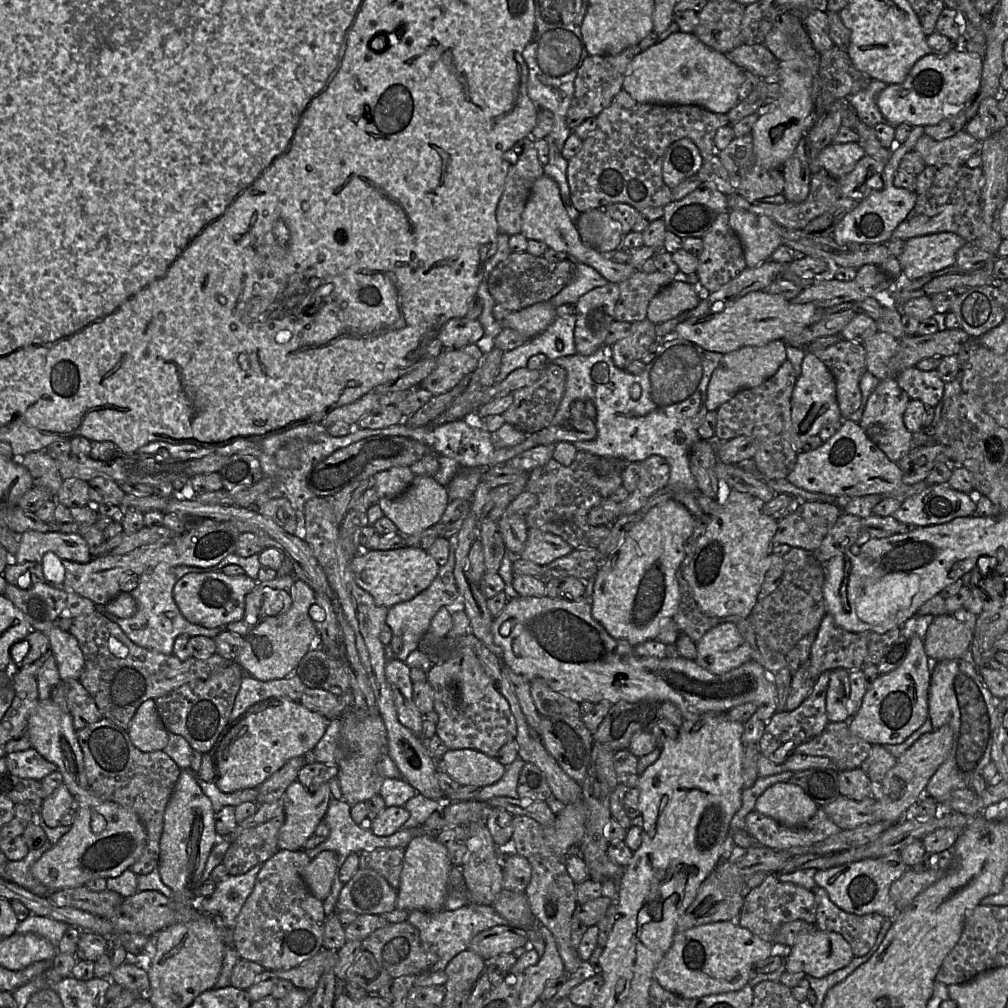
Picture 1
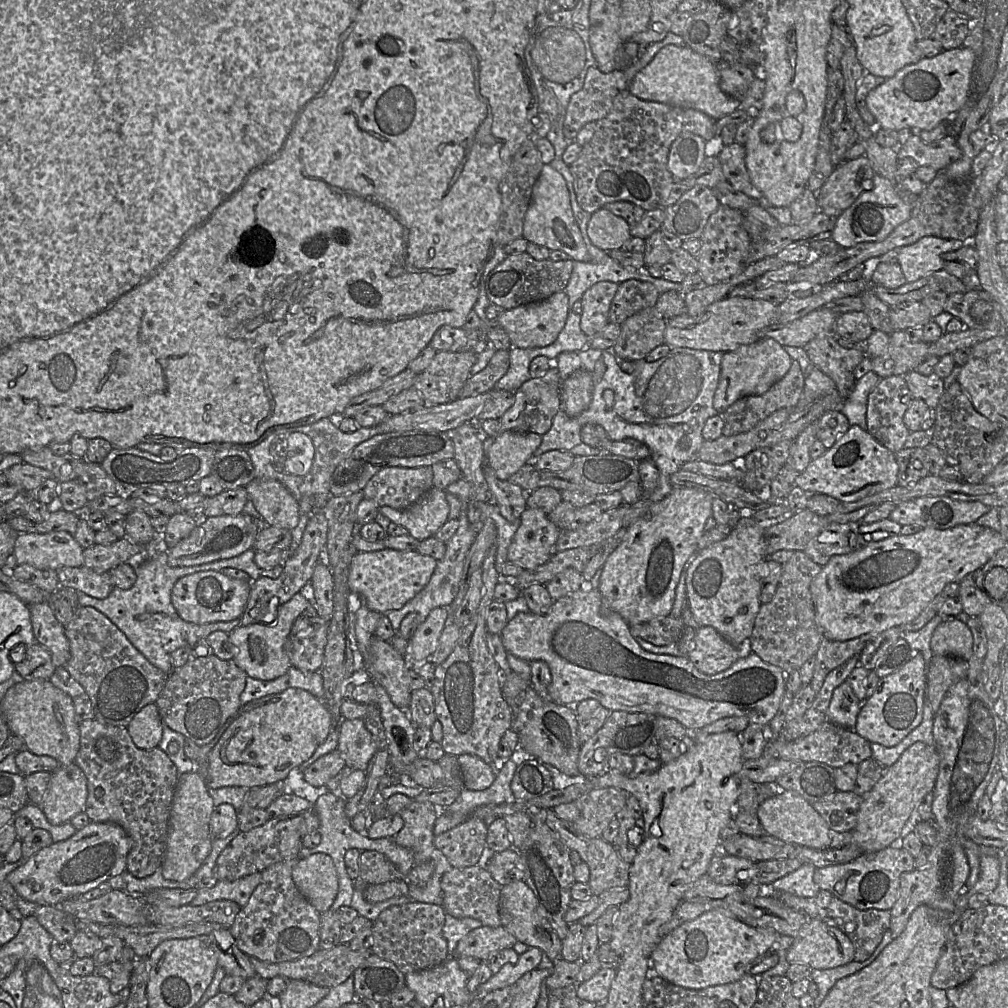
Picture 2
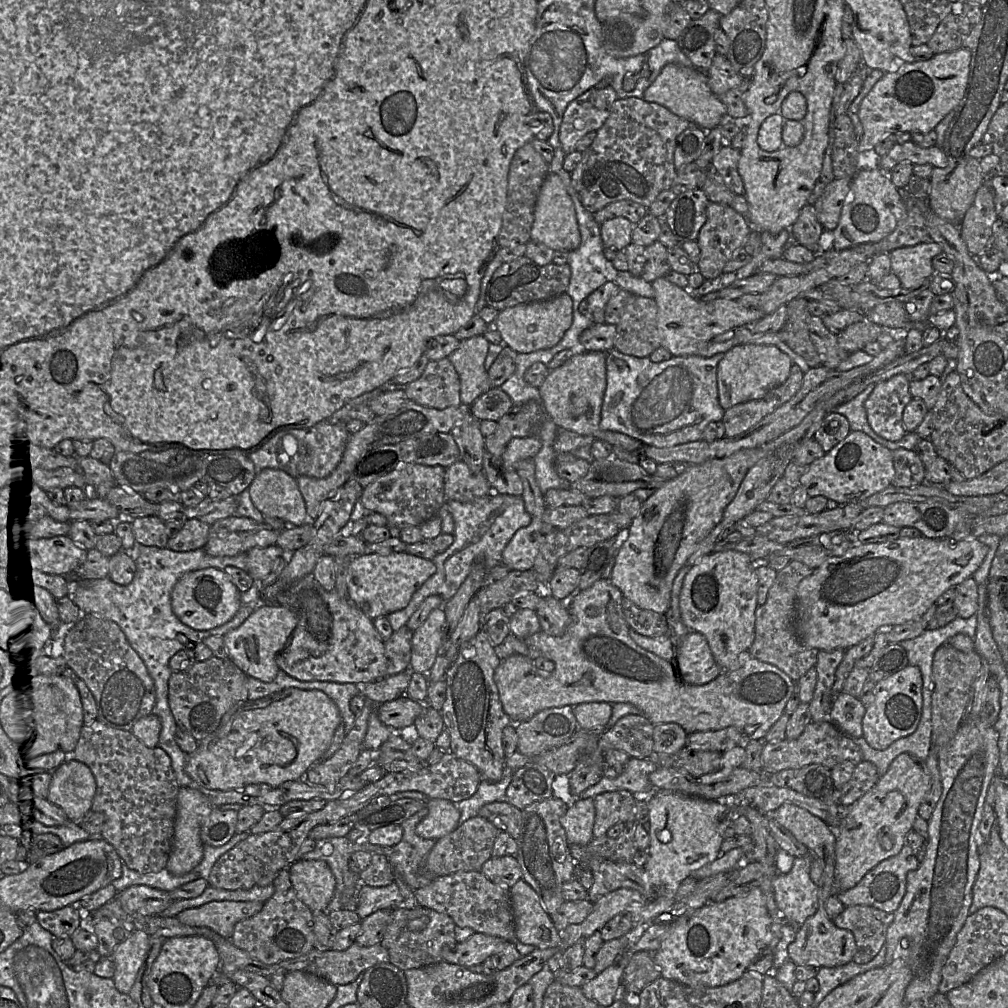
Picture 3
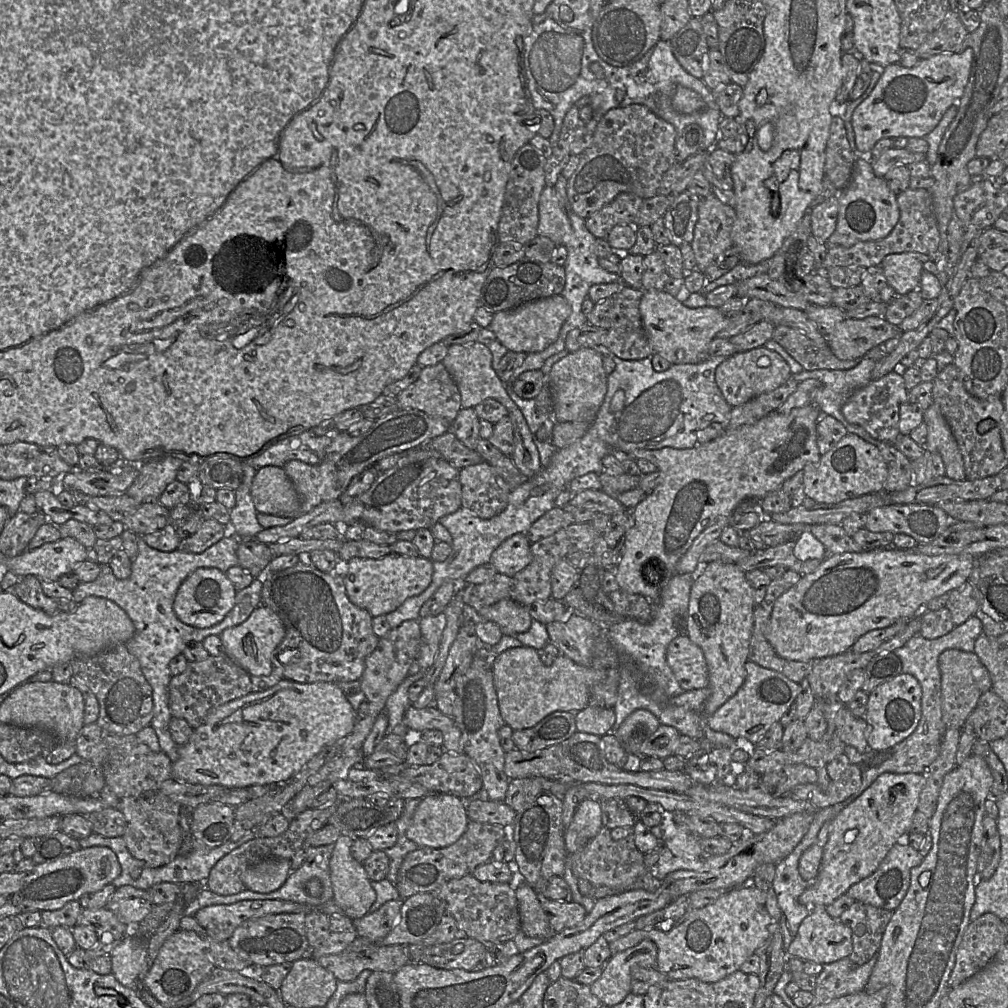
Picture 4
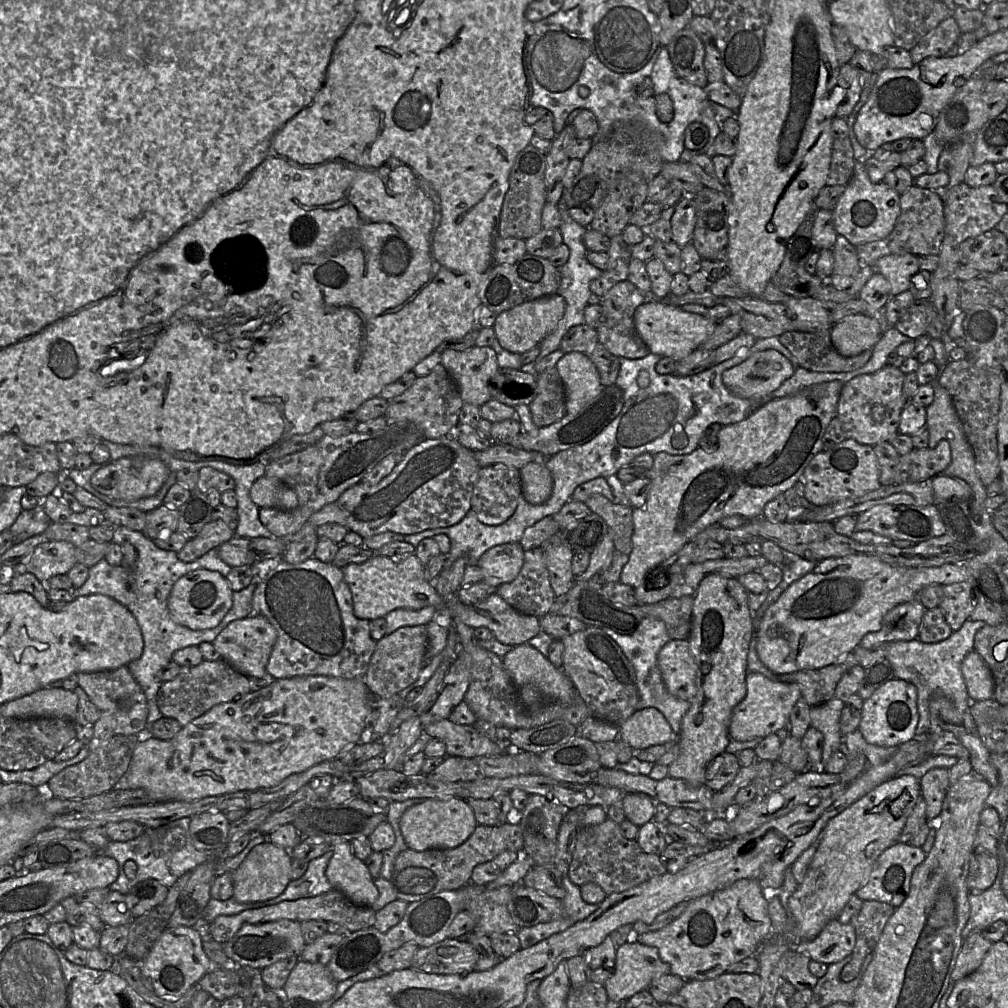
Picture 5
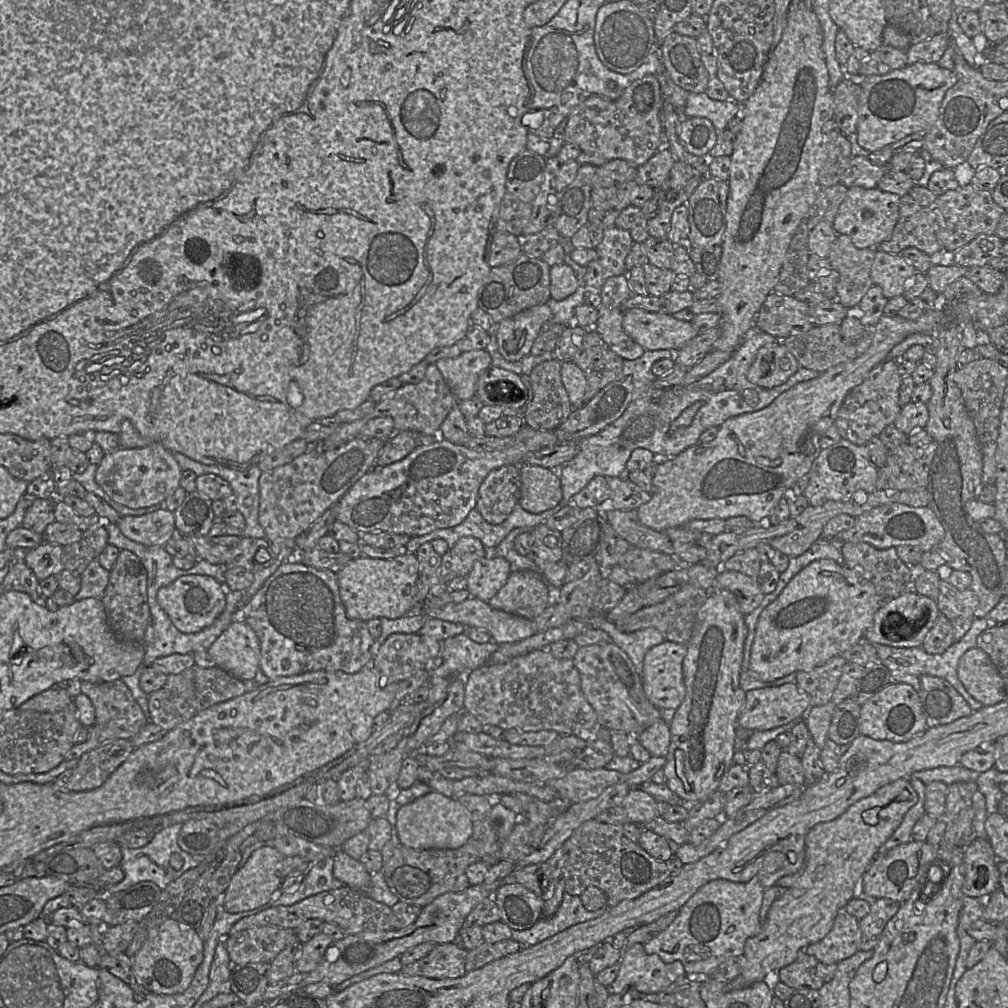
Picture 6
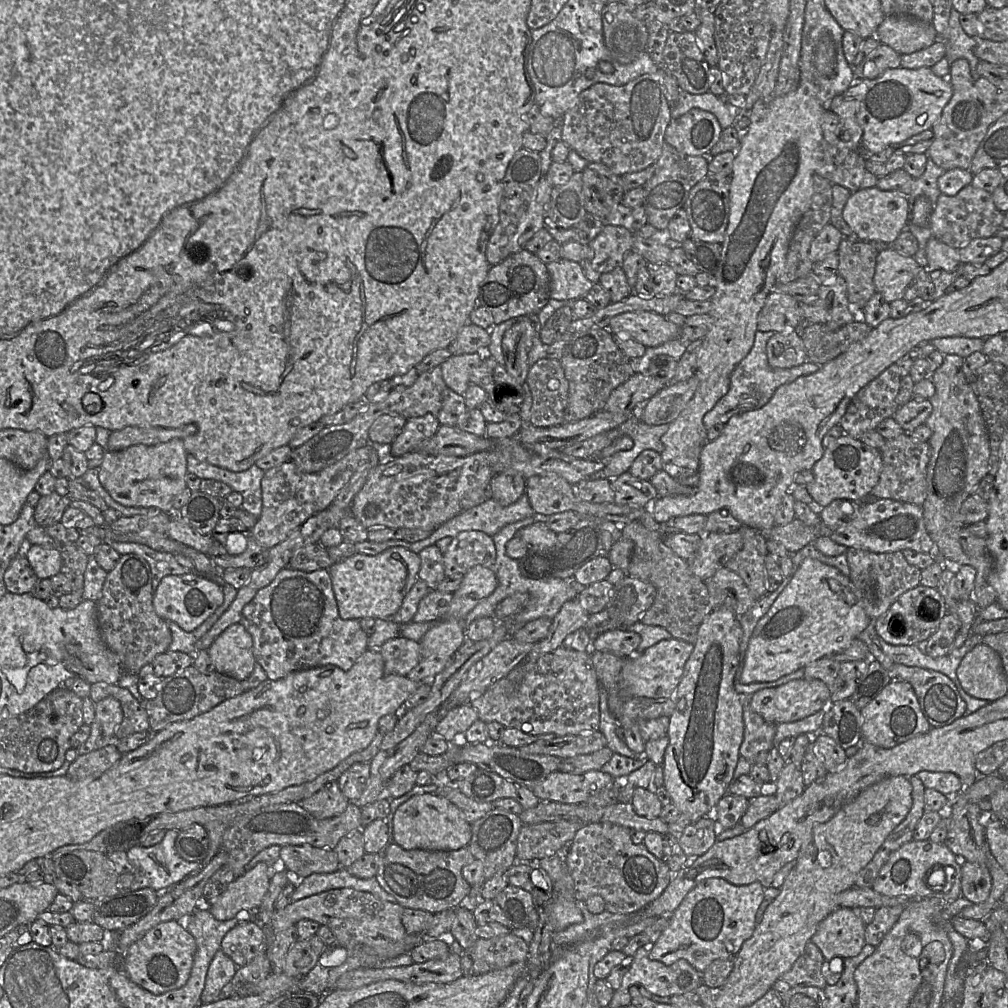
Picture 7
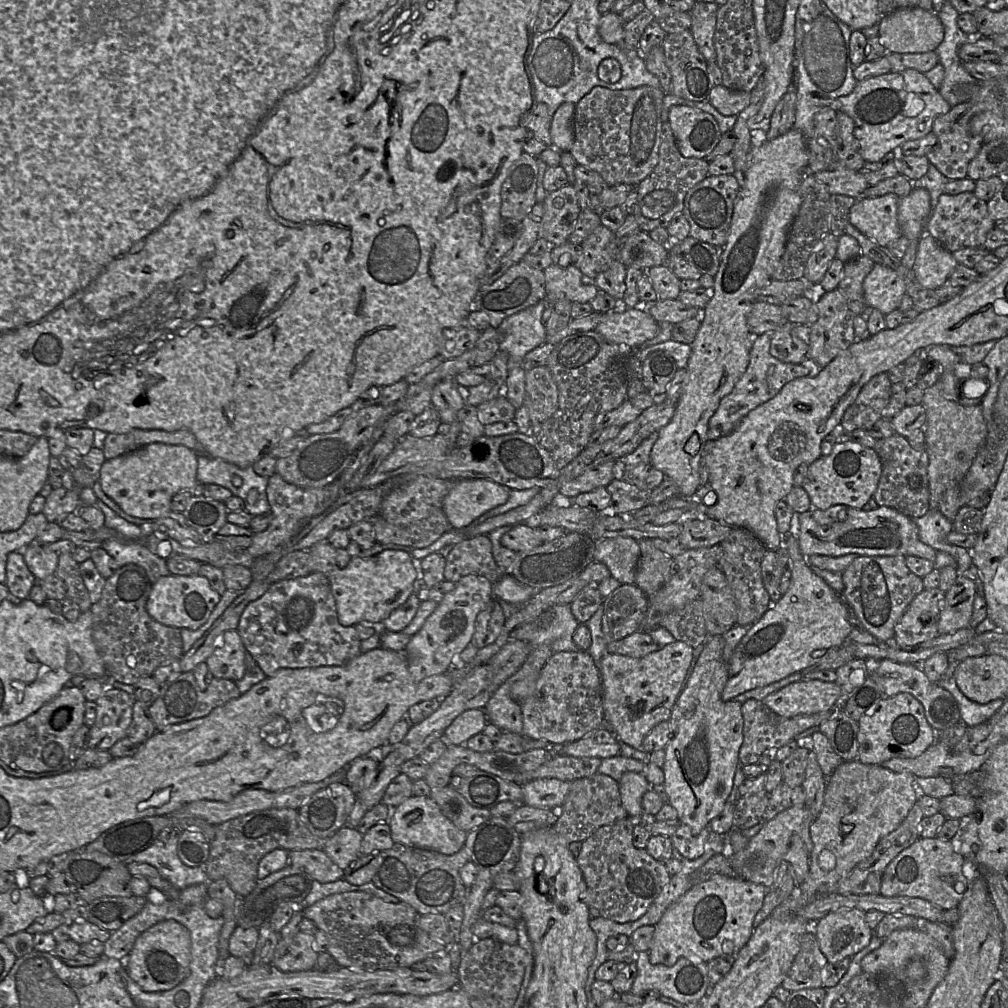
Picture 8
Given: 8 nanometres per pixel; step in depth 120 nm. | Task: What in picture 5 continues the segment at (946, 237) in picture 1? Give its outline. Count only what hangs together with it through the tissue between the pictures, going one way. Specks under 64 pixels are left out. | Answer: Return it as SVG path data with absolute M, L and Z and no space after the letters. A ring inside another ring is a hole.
M913 254L885 255L874 265L874 270L890 283L892 296L909 290L911 277L919 269L918 256Z

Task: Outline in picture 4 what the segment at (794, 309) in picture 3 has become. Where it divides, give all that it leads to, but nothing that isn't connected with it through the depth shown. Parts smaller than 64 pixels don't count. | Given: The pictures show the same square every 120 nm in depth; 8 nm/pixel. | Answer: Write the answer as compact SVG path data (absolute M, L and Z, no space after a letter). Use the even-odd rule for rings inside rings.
M788 326L775 327L772 339L808 371L848 370L861 360L841 360L833 354L828 343L816 343L800 330Z

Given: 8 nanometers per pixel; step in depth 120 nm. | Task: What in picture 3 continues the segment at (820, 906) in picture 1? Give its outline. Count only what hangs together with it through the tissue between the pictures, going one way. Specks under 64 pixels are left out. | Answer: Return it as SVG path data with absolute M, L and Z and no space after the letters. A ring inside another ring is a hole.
M848 906L833 920L834 924L853 933L857 952L853 962L866 964L880 951L886 942L889 925L894 914L883 910L865 906Z

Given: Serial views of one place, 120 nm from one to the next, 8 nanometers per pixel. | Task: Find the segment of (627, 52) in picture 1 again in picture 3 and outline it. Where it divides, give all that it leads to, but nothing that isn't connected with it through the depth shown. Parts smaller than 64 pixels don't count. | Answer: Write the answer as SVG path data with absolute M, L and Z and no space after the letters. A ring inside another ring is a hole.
M611 86L604 88L592 87L568 104L559 131L559 140L565 154L576 150L576 143L585 134L596 132L603 125L617 99L617 94Z

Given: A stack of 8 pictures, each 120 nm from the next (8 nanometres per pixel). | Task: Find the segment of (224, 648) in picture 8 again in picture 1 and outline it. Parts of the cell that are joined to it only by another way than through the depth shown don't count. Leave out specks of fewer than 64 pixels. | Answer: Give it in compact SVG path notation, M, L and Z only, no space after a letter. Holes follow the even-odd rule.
M296 579L289 595L291 605L287 611L265 618L244 637L244 645L235 661L245 675L261 681L288 677L308 651L322 648L319 633L308 614L309 608L317 604L315 592L307 583Z

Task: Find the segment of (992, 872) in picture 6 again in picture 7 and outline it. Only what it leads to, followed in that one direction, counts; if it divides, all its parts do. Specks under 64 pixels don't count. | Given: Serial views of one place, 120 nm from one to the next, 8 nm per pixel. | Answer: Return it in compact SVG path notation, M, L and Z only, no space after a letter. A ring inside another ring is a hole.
M965 861L961 865L962 897L973 904L987 900L992 888L992 877L985 865Z

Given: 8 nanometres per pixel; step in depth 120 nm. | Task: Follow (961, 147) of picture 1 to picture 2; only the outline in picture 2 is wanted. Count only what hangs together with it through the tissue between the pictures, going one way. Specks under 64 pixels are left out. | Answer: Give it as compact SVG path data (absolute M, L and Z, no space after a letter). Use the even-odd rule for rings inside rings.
M912 134L907 142L896 148L898 159L912 158L921 166L930 166L937 172L944 171L961 156L956 140L946 135L933 143L924 142L919 134Z

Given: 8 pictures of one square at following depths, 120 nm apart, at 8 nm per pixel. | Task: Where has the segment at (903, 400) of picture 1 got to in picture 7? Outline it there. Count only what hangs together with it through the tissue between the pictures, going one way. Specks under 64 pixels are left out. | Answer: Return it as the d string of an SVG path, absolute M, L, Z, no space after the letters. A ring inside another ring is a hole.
M892 364L878 377L860 389L852 398L846 413L839 423L844 433L843 435L859 439L862 434L871 430L876 430L879 423L884 419L893 417L898 409L896 396L899 392L900 380L901 377L898 374L897 364Z

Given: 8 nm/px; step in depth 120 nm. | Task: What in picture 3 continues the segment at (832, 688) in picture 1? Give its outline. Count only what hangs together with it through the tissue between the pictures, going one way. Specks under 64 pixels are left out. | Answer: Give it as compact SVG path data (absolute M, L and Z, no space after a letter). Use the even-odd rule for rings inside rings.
M841 692L834 696L829 720L853 739L863 736L862 720L866 706L860 699Z

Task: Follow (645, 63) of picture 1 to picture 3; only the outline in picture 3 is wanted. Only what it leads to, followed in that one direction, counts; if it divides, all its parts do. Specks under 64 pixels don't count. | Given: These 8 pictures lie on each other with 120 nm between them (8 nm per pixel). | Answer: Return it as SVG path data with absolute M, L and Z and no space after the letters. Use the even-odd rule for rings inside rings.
M674 63L665 65L654 82L645 90L642 99L666 107L672 113L705 131L721 125L729 118L726 106L709 88L707 73L695 67Z

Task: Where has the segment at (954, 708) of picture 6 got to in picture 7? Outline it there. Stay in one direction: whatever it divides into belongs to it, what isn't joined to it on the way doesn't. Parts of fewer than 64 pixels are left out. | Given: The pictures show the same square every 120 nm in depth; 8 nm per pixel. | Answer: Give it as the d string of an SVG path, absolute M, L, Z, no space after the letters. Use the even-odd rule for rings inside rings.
M894 664L887 671L893 681L912 685L920 709L932 728L949 725L967 713L966 703L947 676L902 664Z

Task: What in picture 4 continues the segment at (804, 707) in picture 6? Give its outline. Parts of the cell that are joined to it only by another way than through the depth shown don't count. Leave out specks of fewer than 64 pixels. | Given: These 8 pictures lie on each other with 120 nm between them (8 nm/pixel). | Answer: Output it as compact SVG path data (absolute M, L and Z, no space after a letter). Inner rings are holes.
M750 660L746 662L745 669L743 685L715 713L706 717L706 722L713 731L727 733L734 739L744 738L756 744L789 710L801 692L801 685L780 672L761 667Z

